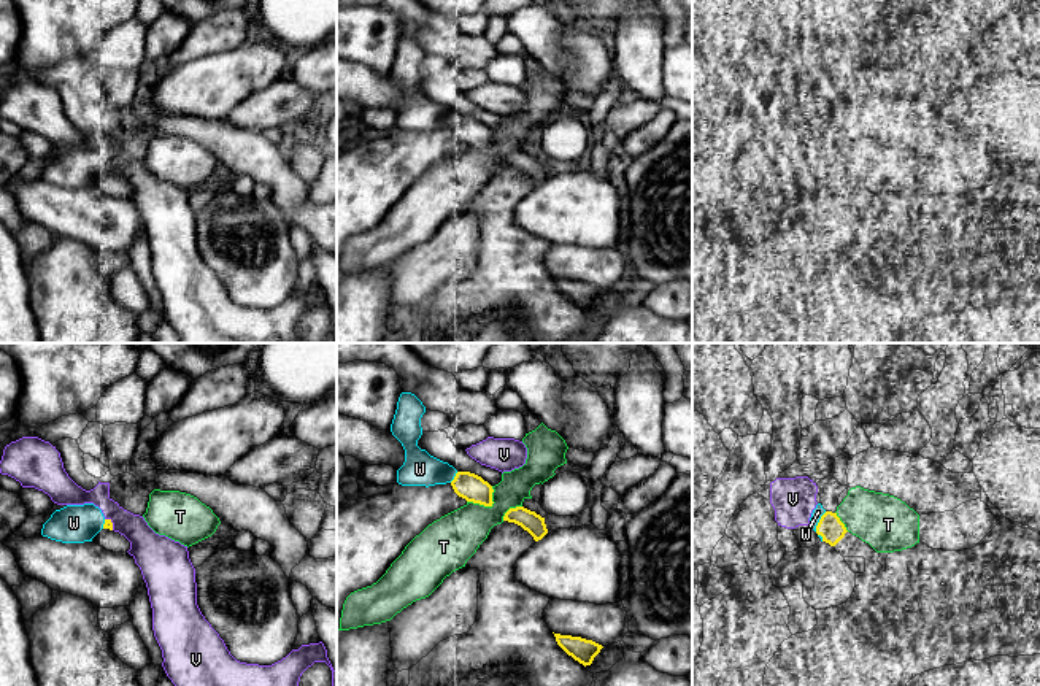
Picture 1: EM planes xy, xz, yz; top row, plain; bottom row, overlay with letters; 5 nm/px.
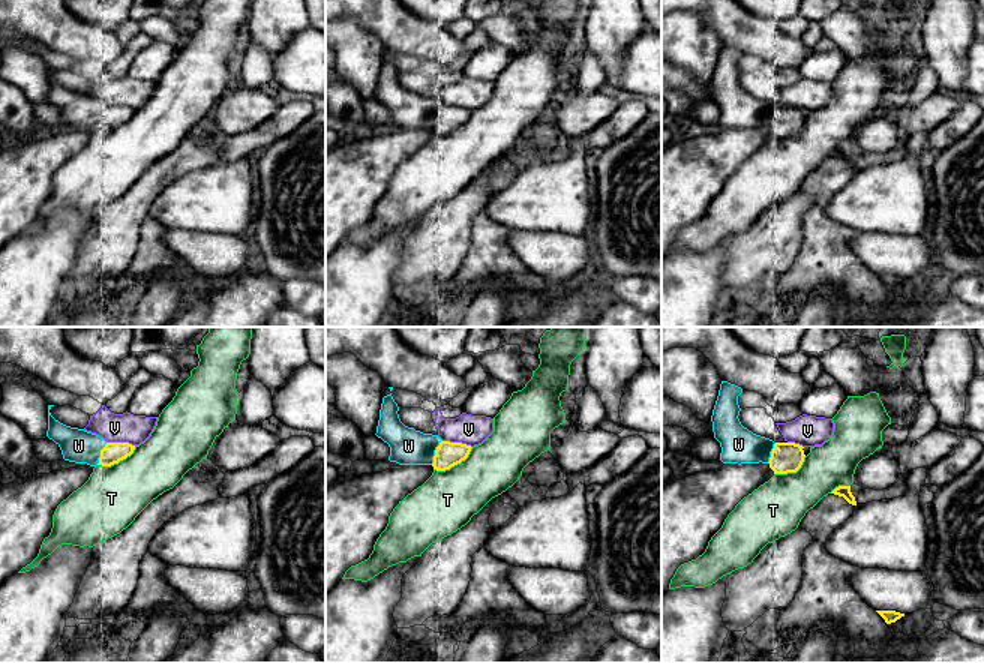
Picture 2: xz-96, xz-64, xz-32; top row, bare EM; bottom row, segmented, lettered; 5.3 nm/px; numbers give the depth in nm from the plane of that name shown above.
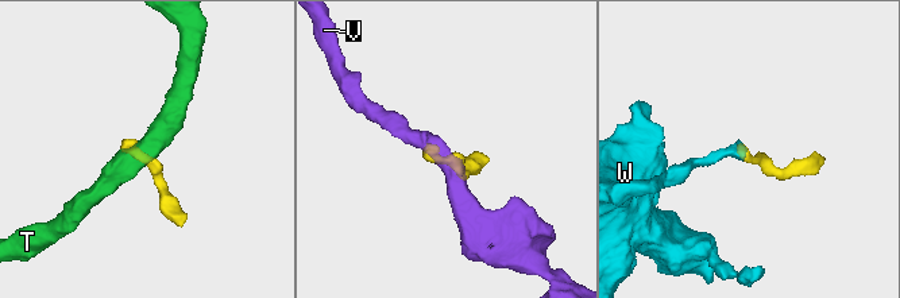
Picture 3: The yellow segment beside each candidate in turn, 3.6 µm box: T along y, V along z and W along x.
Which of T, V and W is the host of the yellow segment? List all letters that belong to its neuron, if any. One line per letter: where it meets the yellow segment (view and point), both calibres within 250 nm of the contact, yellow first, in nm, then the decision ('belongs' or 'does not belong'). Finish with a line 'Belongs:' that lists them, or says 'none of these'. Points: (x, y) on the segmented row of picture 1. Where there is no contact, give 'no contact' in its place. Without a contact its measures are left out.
T: xz (488, 505) | 140/260 nm | does not belong
V: xy (111, 523) | 50/190 nm | does not belong
W: yz (820, 521) | 120/60 nm | belongs
Belongs: W

